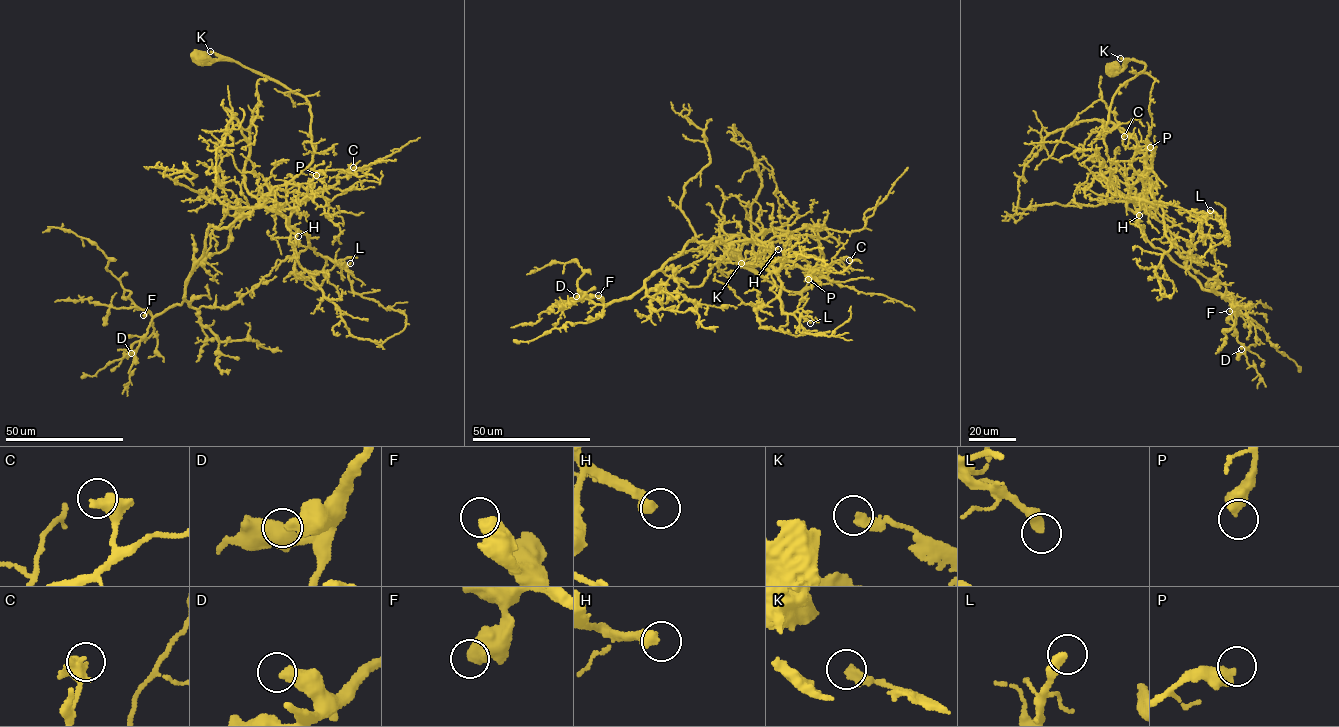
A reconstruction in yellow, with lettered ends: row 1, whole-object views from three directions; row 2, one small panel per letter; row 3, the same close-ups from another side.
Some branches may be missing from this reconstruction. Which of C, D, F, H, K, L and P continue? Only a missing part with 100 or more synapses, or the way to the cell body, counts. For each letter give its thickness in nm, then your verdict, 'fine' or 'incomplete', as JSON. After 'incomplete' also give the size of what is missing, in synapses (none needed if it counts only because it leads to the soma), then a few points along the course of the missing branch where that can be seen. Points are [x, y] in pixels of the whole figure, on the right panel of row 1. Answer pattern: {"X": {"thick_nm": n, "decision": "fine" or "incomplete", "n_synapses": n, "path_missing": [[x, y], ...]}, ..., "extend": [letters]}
{"C": {"thick_nm": 280, "decision": "fine"}, "D": {"thick_nm": 480, "decision": "fine"}, "F": {"thick_nm": 600, "decision": "fine"}, "H": {"thick_nm": 400, "decision": "incomplete", "n_synapses": 140, "path_missing": [[1139, 215], [1146, 222], [1164, 222], [1194, 232], [1199, 236], [1197, 239]]}, "K": {"thick_nm": 340, "decision": "fine"}, "L": {"thick_nm": 400, "decision": "fine"}, "P": {"thick_nm": 500, "decision": "fine"}, "extend": ["H"]}

